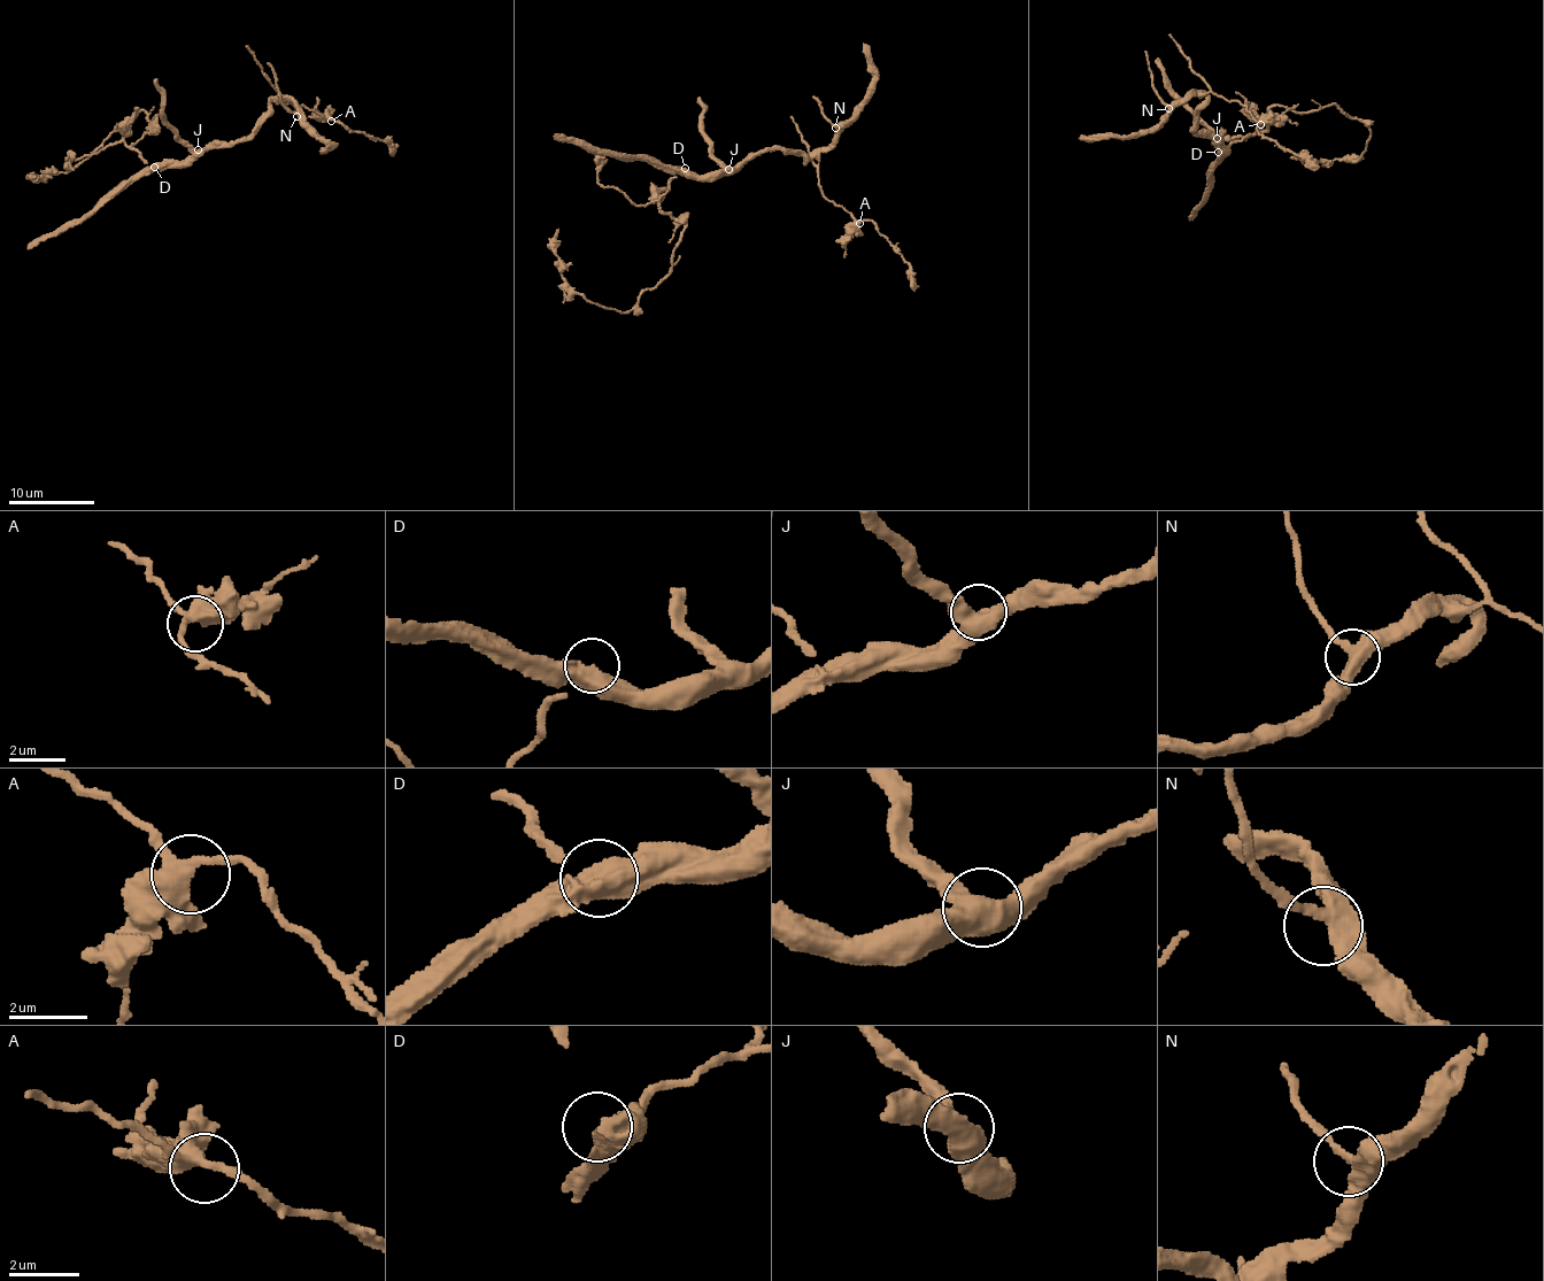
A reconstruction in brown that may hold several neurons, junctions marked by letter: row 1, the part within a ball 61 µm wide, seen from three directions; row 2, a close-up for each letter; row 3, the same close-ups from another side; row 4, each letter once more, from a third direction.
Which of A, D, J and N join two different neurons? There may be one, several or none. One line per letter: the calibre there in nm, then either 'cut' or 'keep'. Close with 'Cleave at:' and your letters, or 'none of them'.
A: 380 nm | keep
D: 460 nm | keep
J: 550 nm | keep
N: 420 nm | keep
Cleave at: none of them

